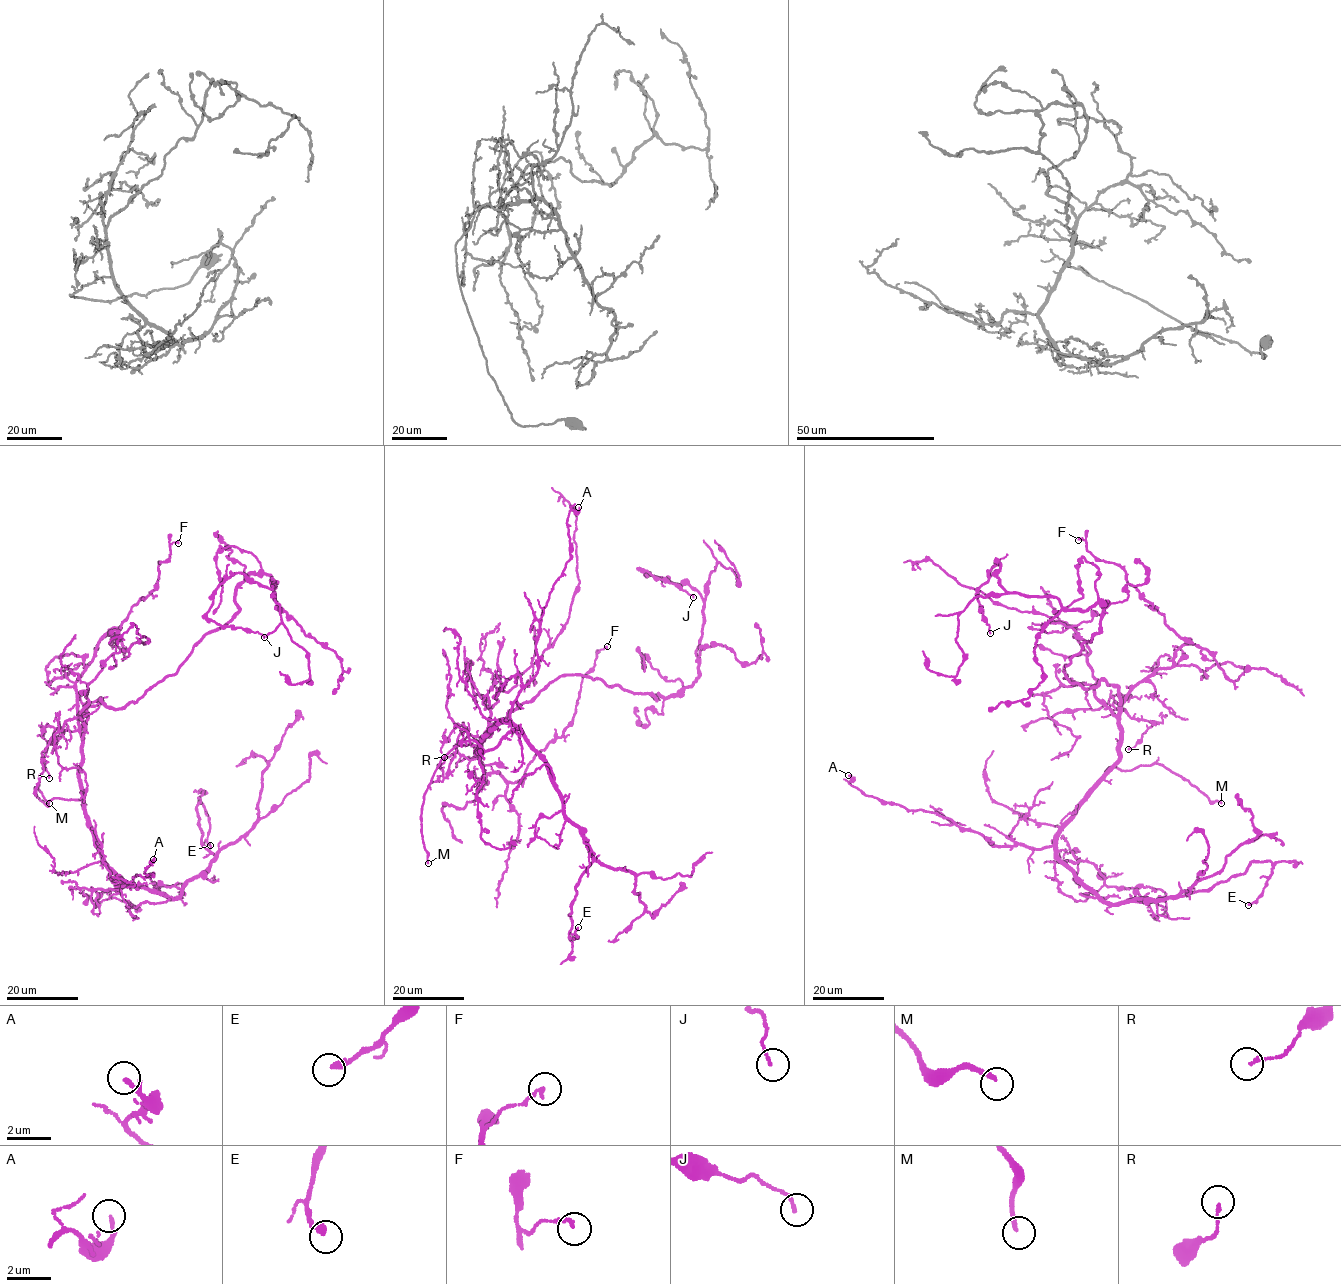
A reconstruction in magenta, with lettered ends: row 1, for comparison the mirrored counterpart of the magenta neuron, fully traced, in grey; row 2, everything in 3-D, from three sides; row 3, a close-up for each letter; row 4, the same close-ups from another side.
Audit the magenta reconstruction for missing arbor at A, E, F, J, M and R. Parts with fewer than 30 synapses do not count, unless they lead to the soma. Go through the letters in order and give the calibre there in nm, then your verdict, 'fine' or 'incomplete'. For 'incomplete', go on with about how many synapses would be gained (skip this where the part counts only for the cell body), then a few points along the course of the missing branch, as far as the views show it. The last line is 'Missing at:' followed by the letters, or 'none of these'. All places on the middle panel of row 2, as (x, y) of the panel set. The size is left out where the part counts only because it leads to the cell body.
A: 190 nm thick; fine
E: 320 nm thick; fine
F: 160 nm thick; fine
J: 140 nm thick; fine
M: 200 nm thick; incomplete; missing branch runs (428, 863), (450, 920), (461, 938), (458, 951), (452, 957), (447, 1001)
R: 130 nm thick; fine
Missing at: M

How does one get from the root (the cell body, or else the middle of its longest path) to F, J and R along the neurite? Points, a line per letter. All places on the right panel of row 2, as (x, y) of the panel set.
F: (1117, 689), (1121, 704), (1140, 682), (1172, 666), (1190, 639), (1166, 624), (1119, 566), (1078, 540)
J: (1117, 689), (1063, 668), (1106, 602), (1007, 593), (999, 562), (978, 589), (990, 633)
R: (1117, 689), (1120, 706), (1113, 702), (1113, 706), (1122, 709), (1132, 718), (1158, 722), (1128, 749)

